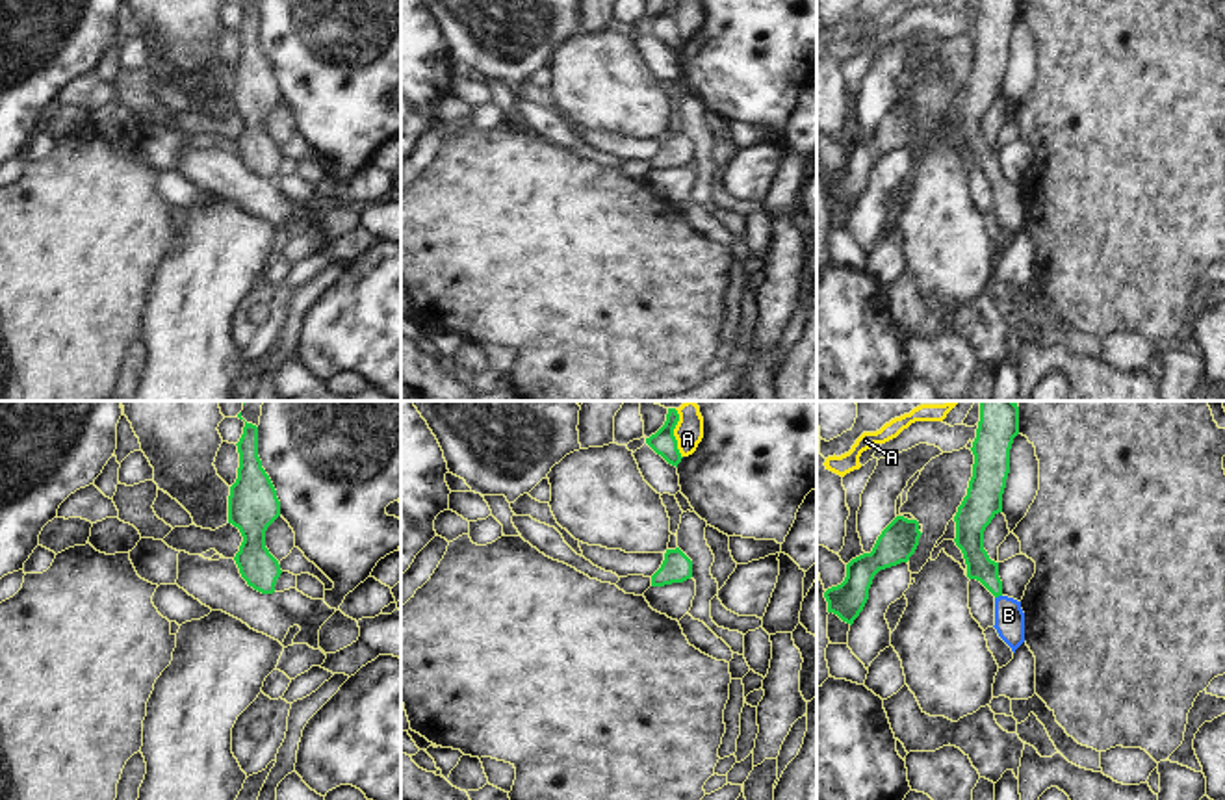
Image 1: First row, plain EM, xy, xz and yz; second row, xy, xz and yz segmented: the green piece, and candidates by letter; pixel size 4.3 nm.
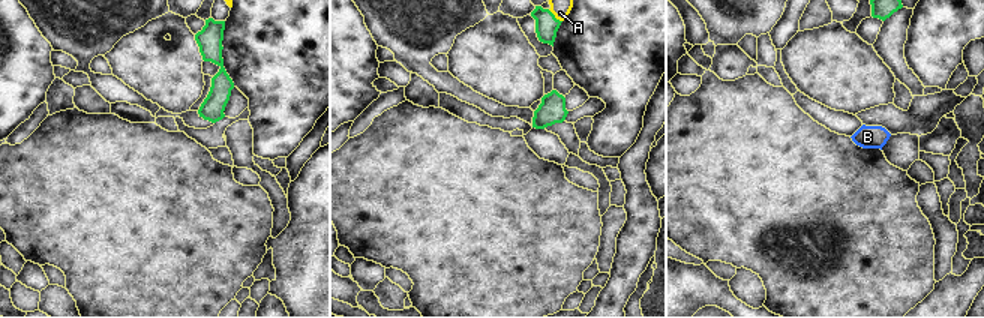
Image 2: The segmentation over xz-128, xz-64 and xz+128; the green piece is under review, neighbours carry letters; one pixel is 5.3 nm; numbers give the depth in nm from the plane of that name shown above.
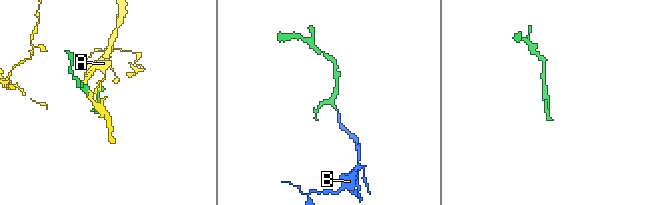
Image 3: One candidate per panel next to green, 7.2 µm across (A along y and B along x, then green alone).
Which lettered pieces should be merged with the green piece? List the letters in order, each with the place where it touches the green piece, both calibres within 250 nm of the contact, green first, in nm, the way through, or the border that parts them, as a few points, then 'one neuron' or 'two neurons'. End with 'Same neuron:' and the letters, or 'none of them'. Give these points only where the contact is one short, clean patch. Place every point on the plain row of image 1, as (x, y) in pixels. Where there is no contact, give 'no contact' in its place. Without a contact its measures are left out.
A: meets green in xz at (674, 21); 110 nm thick on the green side, 130 nm on the other; two neurons
B: meets green in yz at (997, 180); 110 nm thick on the green side, 130 nm on the other; runs through yz (980, 151), (993, 167), (997, 180), (1008, 199); one neuron
Same neuron: B

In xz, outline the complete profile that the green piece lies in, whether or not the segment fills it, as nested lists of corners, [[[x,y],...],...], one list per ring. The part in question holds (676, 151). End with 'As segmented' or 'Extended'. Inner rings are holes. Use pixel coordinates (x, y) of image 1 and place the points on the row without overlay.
[[[666,134],[661,152],[651,160],[651,171],[683,167],[692,161],[692,145],[679,134]]]. As segmented.

